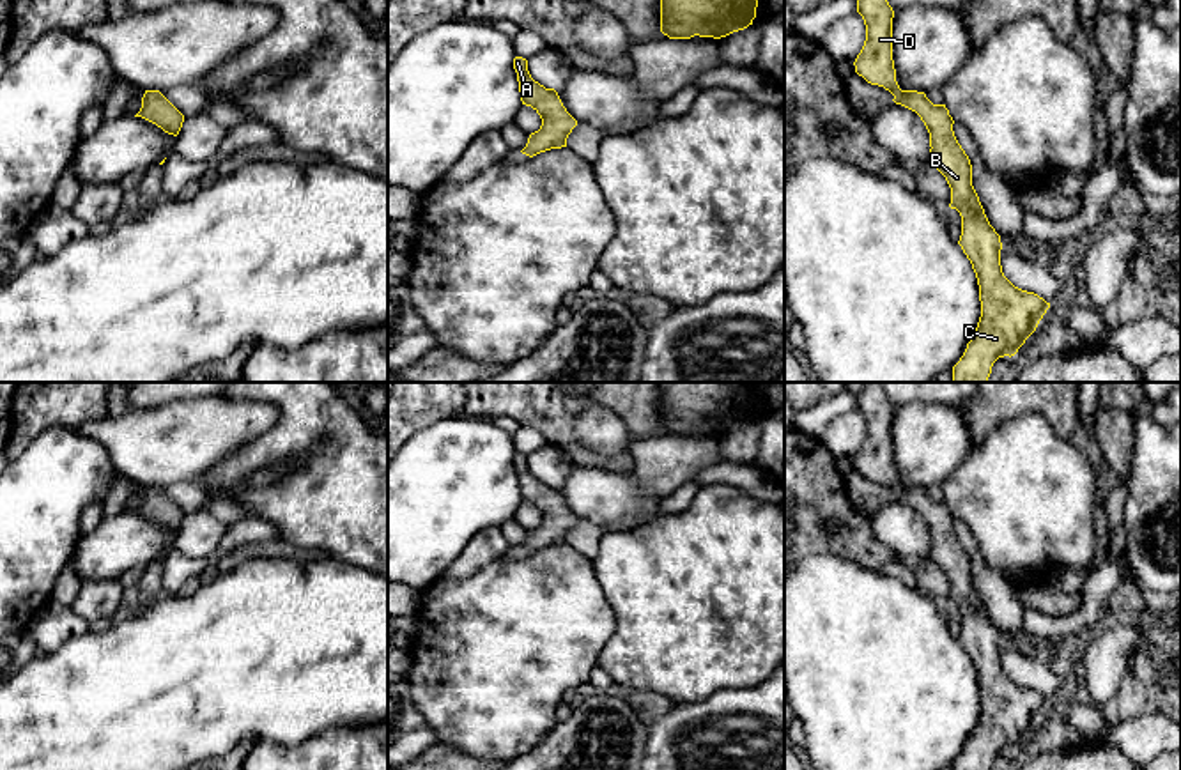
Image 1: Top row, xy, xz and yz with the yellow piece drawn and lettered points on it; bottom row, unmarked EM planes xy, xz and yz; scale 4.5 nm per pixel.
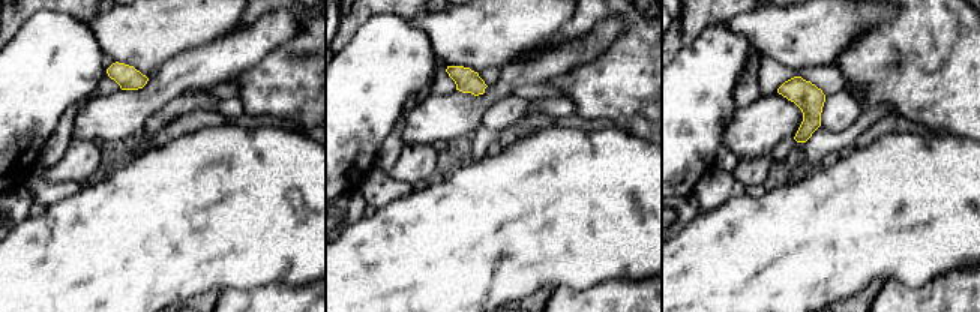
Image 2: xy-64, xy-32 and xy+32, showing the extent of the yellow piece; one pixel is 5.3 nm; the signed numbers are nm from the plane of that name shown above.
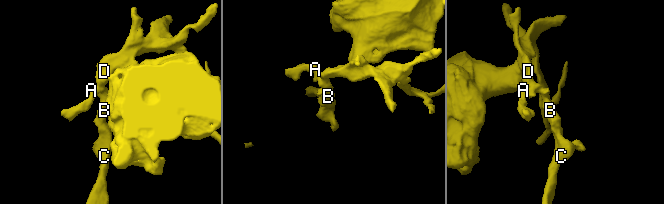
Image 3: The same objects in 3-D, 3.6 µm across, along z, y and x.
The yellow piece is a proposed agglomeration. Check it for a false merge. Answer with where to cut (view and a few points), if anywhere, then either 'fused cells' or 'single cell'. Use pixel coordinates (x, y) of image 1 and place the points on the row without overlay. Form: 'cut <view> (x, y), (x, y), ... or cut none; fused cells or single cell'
cut none; single cell

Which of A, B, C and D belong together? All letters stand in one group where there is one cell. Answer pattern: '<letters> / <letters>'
A B C D

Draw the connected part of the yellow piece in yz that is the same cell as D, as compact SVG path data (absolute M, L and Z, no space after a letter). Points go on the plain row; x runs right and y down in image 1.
M868 382L857 397L866 437L853 462L868 480L884 483L894 499L915 508L930 529L930 556L951 584L951 605L961 612L958 641L972 660L979 681L981 713L953 770L992 770L999 754L1015 752L1050 705L1034 689L1015 683L1002 669L1000 632L990 621L972 582L972 561L953 527L946 501L933 501L924 489L901 487L892 457L892 414L880 382Z

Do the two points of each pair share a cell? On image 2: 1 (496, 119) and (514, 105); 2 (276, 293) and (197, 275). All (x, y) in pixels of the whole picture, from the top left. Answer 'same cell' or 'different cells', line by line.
1: same cell
2: different cells

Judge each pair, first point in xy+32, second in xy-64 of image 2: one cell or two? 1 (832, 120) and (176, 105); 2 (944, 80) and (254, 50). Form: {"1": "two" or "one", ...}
{"1": "one", "2": "two"}

